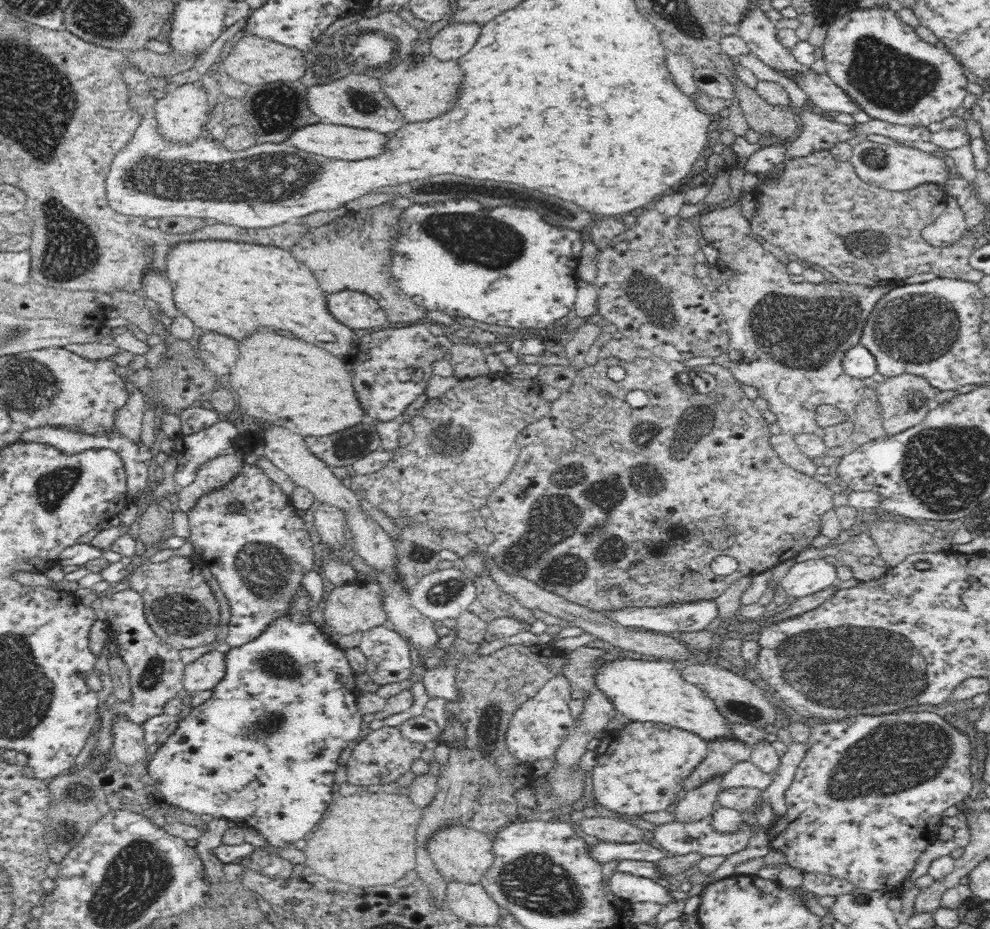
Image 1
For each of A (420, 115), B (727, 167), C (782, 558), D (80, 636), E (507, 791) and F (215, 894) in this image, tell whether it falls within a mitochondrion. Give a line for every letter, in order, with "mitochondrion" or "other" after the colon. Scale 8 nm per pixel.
A: other
B: other
C: other
D: other
E: other
F: other

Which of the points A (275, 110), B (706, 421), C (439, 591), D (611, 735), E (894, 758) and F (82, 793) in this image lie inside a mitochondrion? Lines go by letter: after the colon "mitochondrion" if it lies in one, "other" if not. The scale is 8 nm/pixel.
A: mitochondrion
B: mitochondrion
C: mitochondrion
D: other
E: mitochondrion
F: mitochondrion

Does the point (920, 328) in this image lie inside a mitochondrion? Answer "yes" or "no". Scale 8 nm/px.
yes

